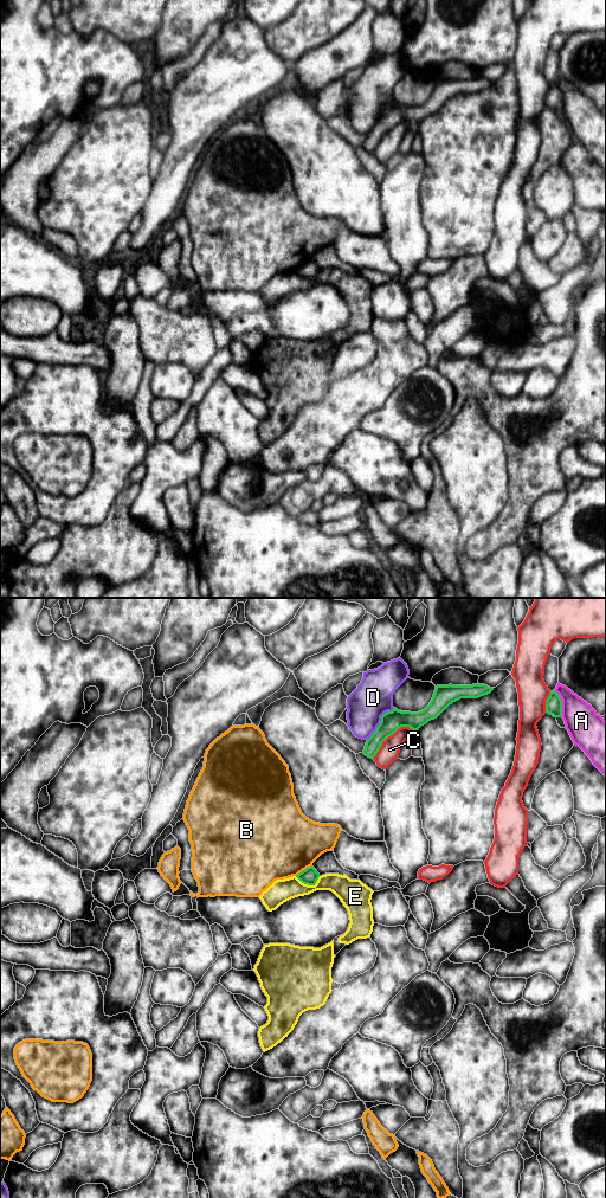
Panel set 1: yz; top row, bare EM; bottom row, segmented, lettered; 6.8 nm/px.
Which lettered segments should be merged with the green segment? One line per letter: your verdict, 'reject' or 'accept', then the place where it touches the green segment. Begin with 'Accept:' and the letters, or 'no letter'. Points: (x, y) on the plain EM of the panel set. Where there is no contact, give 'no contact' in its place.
Accept: no letter
A: reject; meets green in yz at (561, 97)
B: reject; meets green in yz at (303, 264)
C: reject; meets green in yz at (389, 129)
D: reject; meets green in yz at (380, 116)
E: reject; meets green in yz at (309, 278)

